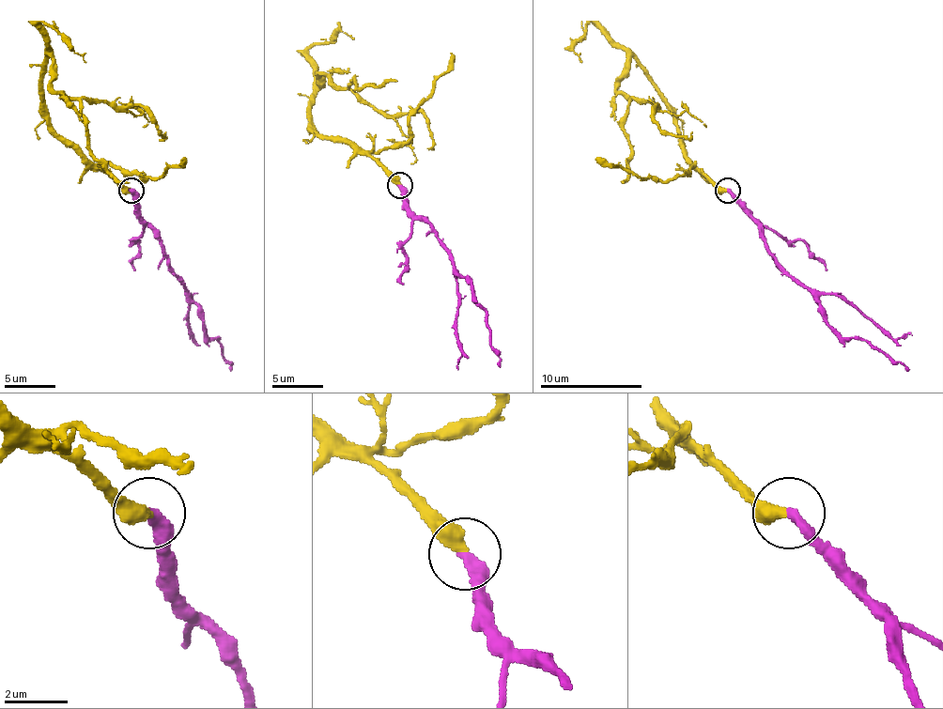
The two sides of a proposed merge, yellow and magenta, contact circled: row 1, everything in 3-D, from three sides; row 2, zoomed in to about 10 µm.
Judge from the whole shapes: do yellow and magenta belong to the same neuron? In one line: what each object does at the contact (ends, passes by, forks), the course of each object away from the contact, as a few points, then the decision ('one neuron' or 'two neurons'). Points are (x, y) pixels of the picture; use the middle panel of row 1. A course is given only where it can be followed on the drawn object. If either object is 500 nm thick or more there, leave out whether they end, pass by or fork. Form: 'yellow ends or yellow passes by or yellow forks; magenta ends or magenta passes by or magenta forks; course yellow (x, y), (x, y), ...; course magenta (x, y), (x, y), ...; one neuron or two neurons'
yellow ends; magenta ends; course yellow (400, 183), (311, 125), (318, 76), (349, 86), (387, 115), (418, 112), (428, 119), (428, 147); course magenta (400, 186), (403, 201), (430, 226), (456, 269), (471, 285), (476, 300), (486, 313), (486, 325), (499, 366); one neuron

